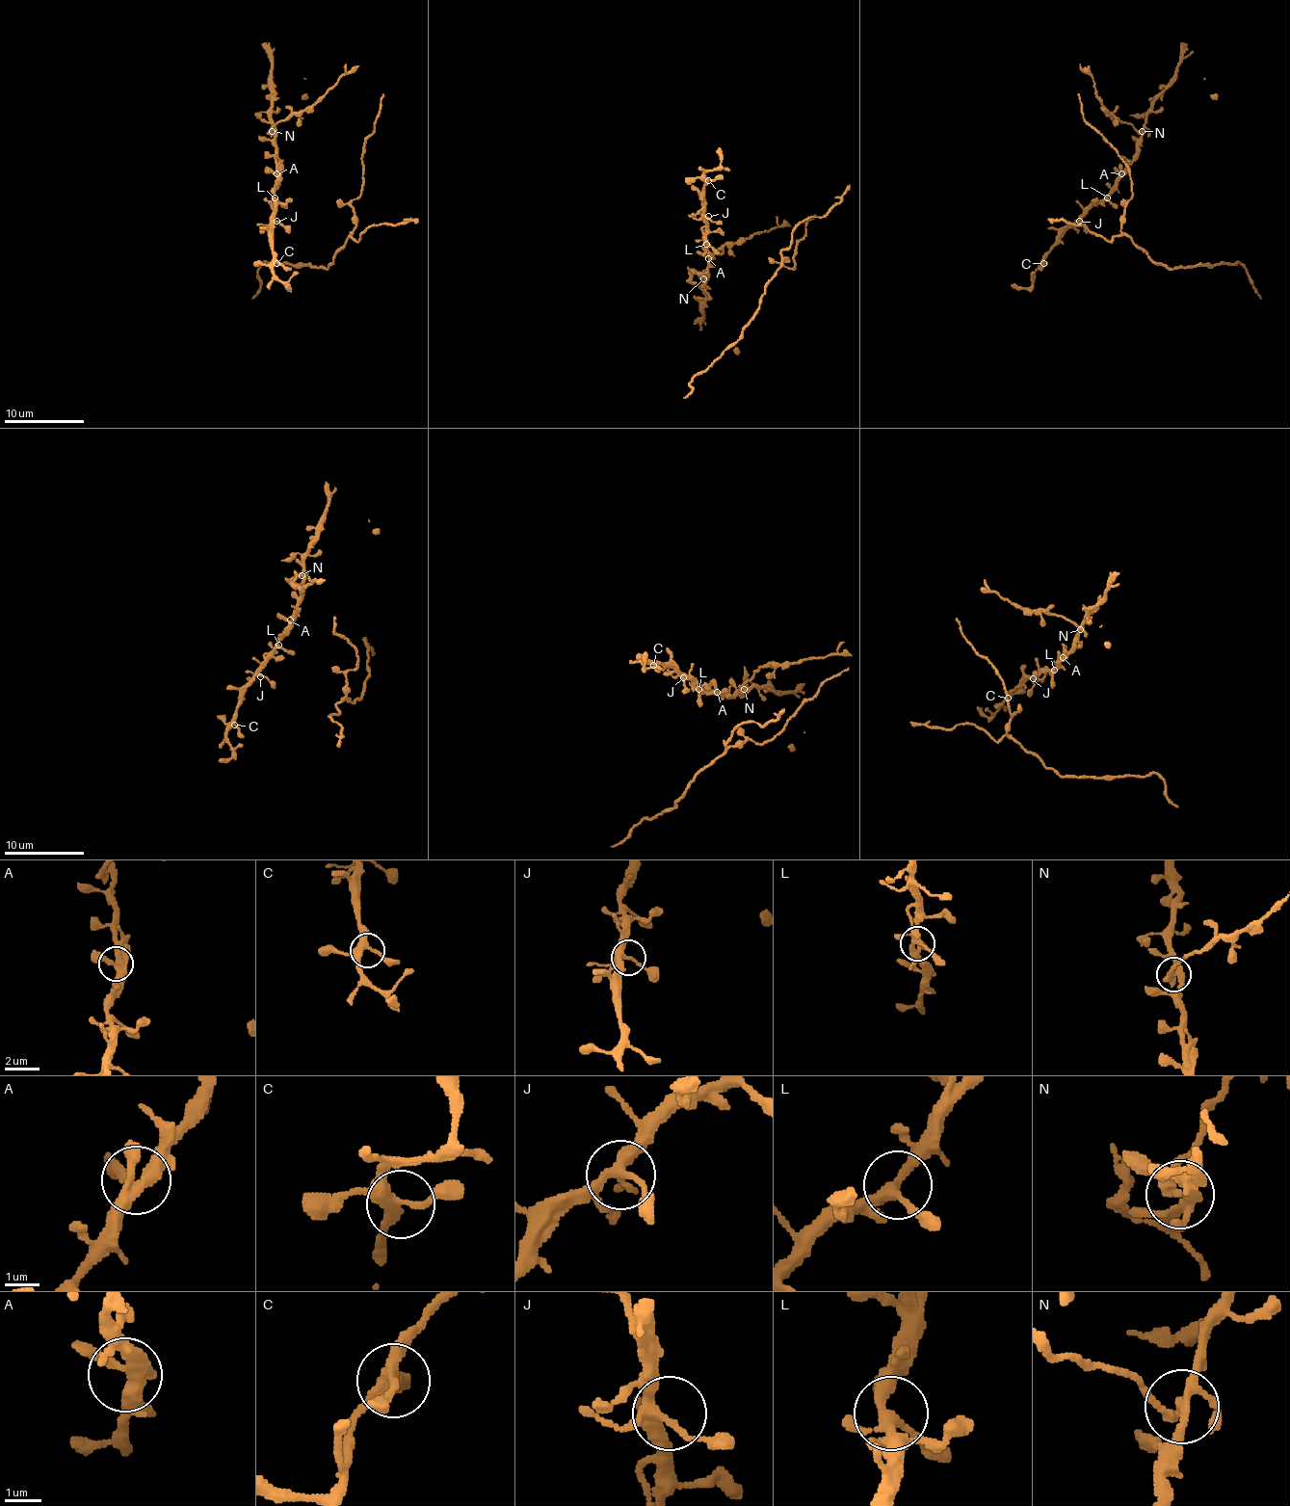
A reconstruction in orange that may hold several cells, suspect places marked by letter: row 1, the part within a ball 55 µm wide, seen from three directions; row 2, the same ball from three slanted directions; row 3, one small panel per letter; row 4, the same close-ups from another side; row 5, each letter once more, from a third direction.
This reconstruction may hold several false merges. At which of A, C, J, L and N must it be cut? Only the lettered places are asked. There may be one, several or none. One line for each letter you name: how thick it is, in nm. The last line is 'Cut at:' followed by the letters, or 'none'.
N: 240 nm
Cut at: N

